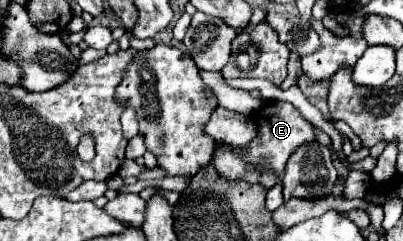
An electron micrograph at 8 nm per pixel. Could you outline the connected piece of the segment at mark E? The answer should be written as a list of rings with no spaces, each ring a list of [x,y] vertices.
[[[269,102],[263,110],[259,110],[255,114],[255,122],[259,128],[259,134],[257,138],[243,146],[243,150],[247,152],[247,156],[253,160],[253,162],[263,162],[265,166],[273,168],[275,174],[283,174],[285,170],[285,164],[289,160],[289,156],[303,144],[311,144],[317,140],[315,132],[313,132],[313,126],[301,116],[301,112],[289,104],[289,102]]]

